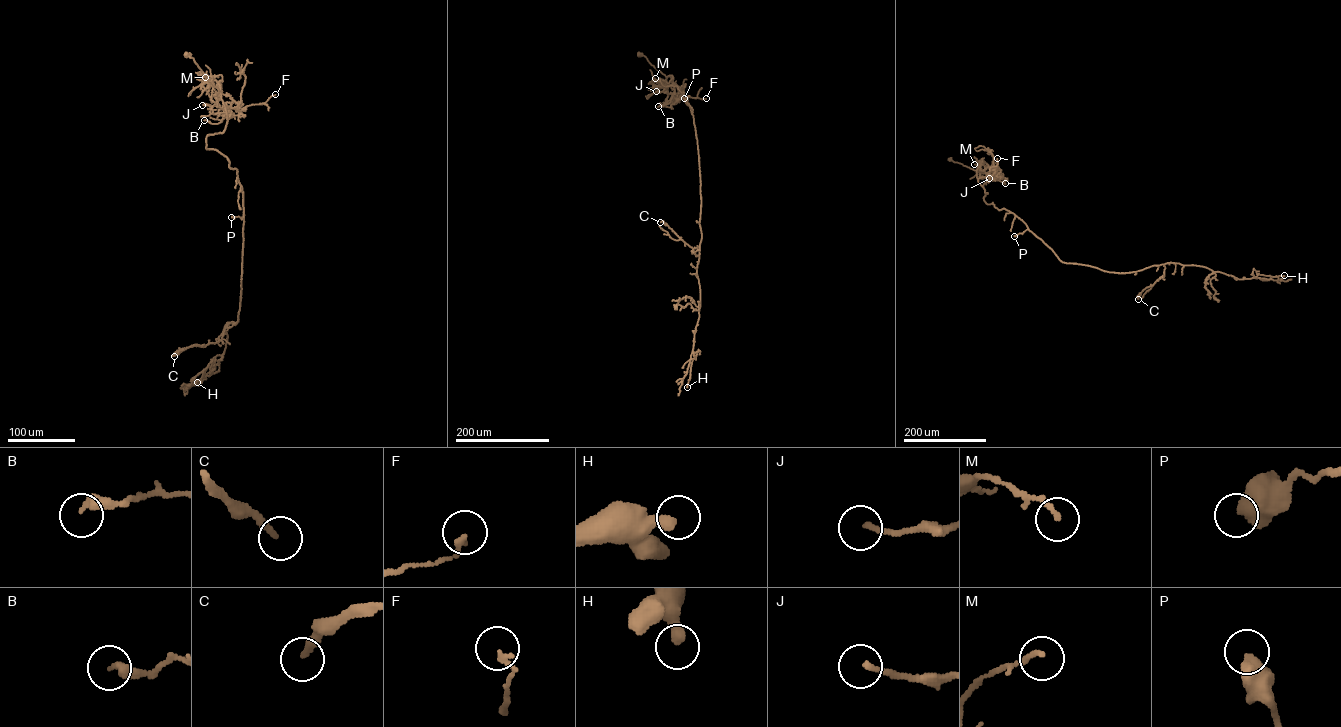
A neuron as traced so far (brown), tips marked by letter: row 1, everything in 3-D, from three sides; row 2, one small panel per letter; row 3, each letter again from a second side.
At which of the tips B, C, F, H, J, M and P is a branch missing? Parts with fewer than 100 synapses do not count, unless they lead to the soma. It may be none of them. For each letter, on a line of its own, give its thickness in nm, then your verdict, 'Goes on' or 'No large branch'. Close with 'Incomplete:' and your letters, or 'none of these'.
B: Thickness 320 nm. No large branch
C: Thickness 240 nm. No large branch
F: Thickness 170 nm. No large branch
H: Thickness 380 nm. No large branch
J: Thickness 170 nm. No large branch
M: Thickness 180 nm. No large branch
P: Thickness 600 nm. No large branch
Incomplete: none of these

